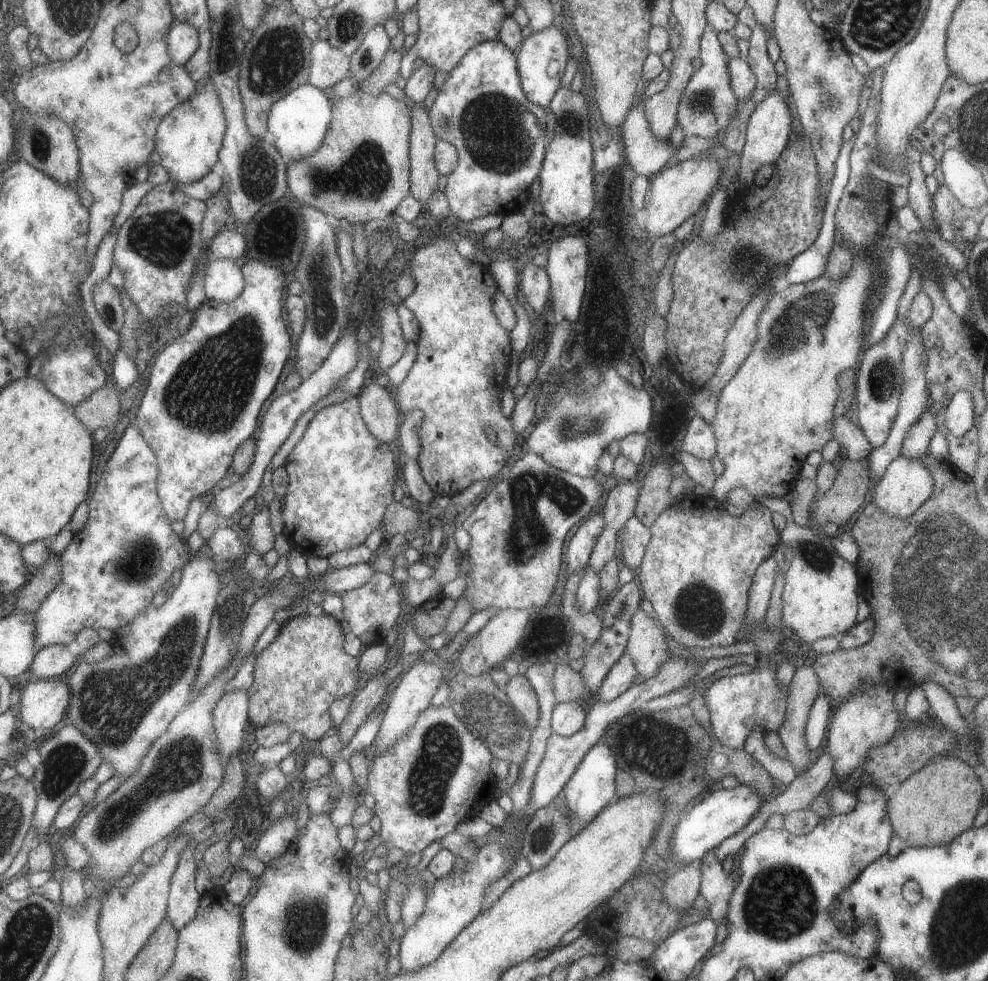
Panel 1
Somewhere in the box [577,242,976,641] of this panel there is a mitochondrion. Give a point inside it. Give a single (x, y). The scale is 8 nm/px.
(796, 333)

